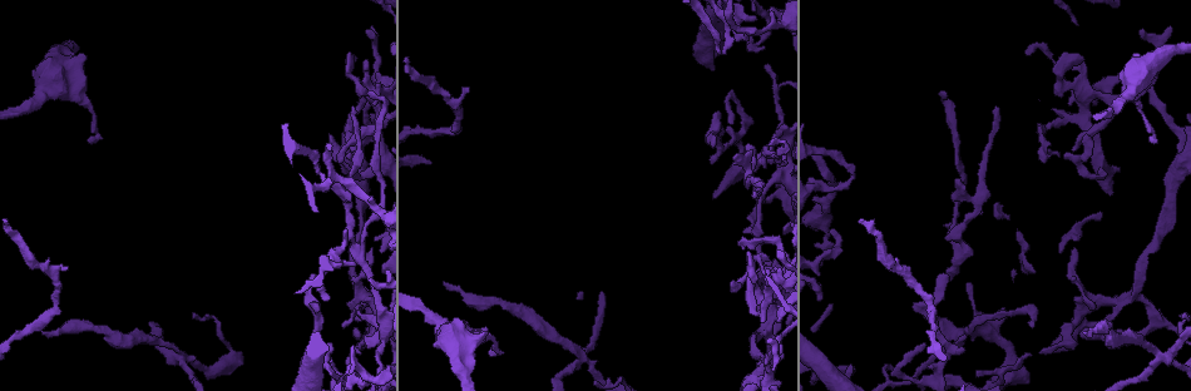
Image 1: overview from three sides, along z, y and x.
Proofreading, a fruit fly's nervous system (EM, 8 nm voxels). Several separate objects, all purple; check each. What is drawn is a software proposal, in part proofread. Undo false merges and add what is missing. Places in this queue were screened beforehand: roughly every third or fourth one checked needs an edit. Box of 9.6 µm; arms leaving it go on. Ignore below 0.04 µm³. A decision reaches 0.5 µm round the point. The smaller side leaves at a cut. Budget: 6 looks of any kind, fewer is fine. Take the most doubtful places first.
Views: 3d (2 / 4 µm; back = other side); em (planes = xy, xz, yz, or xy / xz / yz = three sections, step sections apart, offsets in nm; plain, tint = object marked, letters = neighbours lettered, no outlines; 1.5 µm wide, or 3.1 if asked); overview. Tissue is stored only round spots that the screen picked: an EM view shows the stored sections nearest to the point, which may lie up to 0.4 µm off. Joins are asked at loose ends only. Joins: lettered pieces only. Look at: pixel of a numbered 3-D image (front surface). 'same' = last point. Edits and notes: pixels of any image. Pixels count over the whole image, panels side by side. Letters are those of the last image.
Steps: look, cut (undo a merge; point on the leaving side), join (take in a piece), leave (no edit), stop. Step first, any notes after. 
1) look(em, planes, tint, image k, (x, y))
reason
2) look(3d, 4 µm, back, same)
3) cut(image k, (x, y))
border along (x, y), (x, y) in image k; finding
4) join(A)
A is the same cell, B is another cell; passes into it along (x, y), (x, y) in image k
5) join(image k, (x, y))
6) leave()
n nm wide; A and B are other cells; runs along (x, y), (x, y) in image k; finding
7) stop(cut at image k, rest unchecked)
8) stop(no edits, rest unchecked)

look(em, xz, step 8, letters, image 1, (43, 332))
free end

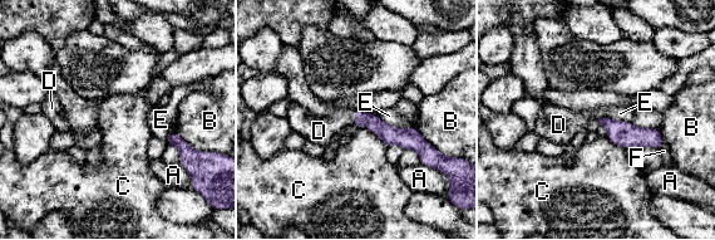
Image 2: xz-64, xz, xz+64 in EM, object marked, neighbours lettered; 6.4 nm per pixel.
join(D)
100 nm wide; D is the same cell, A, B, C, E and F are other cells; passes into it along (389, 135), (354, 118), (319, 131) in image 2; the cell continues

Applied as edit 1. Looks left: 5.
look(overview)

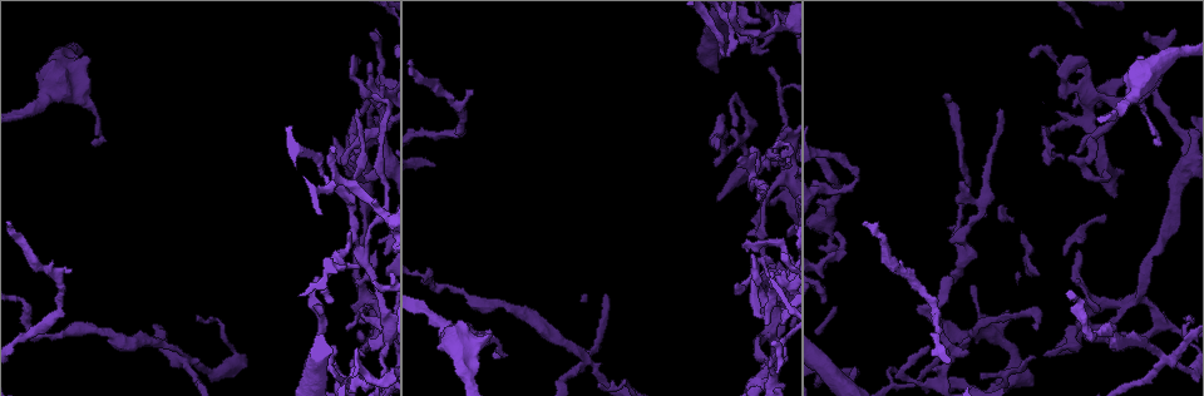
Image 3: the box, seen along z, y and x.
look(em, planes, letters, image 3, (597, 384))
an open end

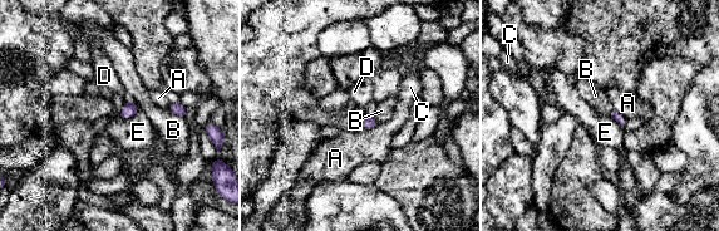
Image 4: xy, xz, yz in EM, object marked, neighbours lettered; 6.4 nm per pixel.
leave()
A, B, C, D and E are other cells; none of them fits

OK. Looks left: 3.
look(em, planes, letters, image 3, (94, 141))
free end

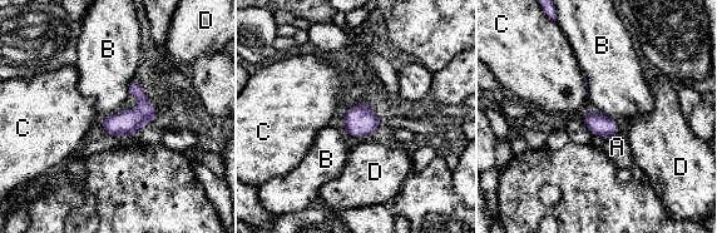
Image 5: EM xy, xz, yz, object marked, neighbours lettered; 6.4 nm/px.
leave()
B touches over 170 nm; A, B, C and D are other cells; none of them fits

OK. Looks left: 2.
stop(join at image 2, rest unchecked)

